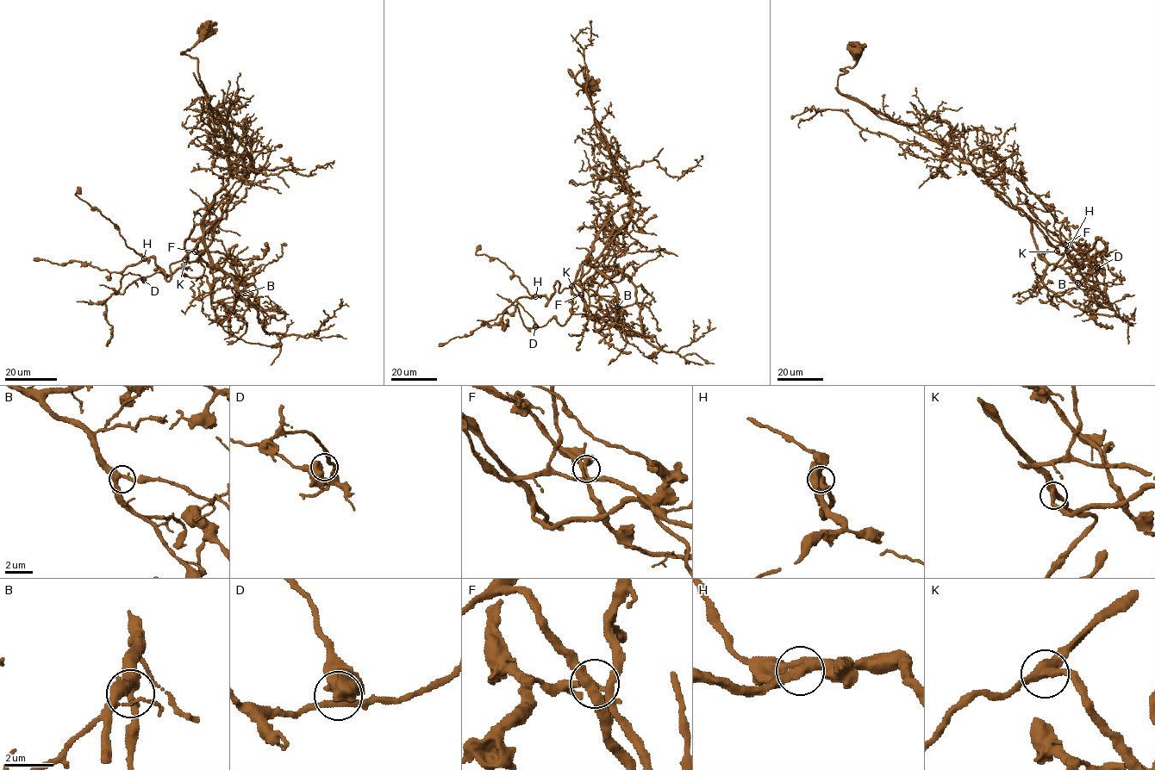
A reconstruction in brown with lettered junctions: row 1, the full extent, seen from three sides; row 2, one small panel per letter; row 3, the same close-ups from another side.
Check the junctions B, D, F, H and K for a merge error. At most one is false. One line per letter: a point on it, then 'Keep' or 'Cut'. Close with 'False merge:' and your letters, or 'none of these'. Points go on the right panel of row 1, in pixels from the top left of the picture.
B: Place: (1077, 282). Keep
D: Place: (1097, 268). Keep
F: Place: (1065, 245). Cut
H: Place: (1067, 251). Keep
K: Place: (1057, 251). Keep
False merge: F

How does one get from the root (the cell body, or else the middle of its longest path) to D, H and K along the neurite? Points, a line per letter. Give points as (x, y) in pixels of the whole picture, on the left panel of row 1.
D: (205, 31), (181, 53), (197, 59), (209, 103), (227, 117), (250, 162), (195, 226), (184, 269), (143, 279)
H: (205, 31), (181, 53), (197, 59), (250, 162), (168, 281), (144, 258)
K: (205, 31), (181, 53), (197, 59), (209, 103), (227, 117), (250, 162), (228, 178), (231, 201), (184, 259)

